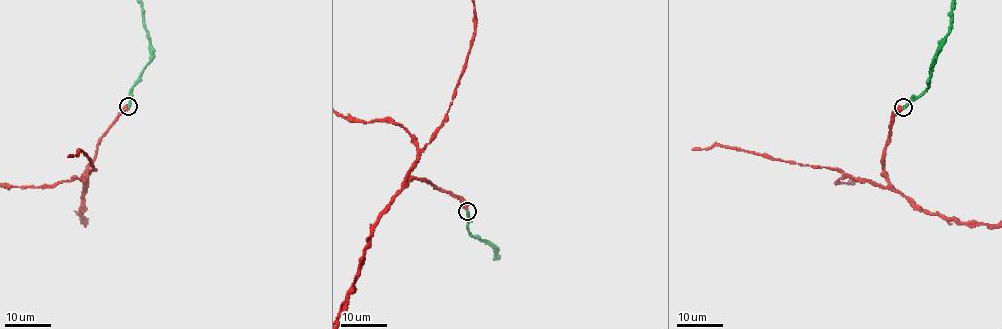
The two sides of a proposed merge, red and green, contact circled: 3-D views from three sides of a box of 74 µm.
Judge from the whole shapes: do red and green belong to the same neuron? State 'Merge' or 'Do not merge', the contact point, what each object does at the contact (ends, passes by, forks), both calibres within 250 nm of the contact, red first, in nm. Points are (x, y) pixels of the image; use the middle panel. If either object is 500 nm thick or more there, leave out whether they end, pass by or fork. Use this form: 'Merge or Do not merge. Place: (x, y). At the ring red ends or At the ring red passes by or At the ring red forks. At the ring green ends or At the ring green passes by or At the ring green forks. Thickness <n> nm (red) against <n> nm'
Merge. Place: (467, 211). At the ring red ends. At the ring green ends. Thickness 400 nm (red) against 340 nm

